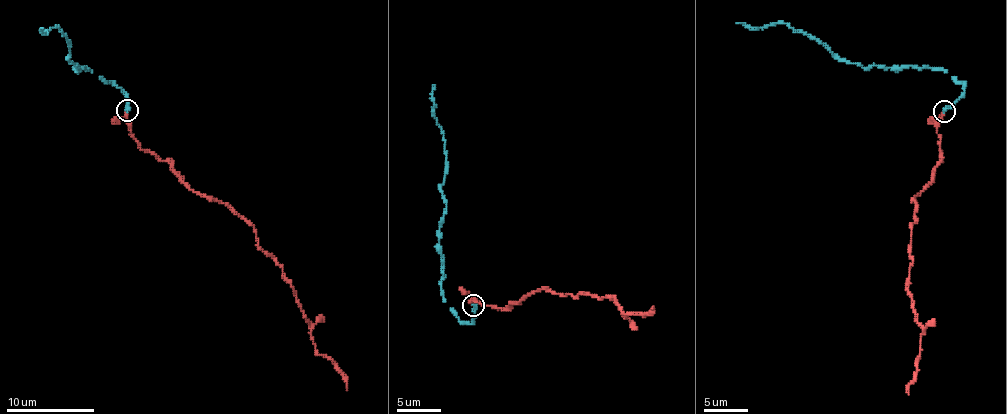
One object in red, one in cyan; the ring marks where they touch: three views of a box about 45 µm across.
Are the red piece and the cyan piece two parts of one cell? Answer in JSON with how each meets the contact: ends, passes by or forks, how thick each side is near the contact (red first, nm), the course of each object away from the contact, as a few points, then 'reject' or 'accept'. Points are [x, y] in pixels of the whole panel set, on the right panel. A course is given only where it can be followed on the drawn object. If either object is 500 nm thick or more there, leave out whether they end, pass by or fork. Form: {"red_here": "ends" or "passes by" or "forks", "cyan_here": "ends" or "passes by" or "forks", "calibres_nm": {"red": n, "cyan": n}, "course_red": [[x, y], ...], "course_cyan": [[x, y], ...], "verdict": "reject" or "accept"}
{"red_here": "passes by", "cyan_here": "ends", "calibres_nm": {"red": 170, "cyan": 320}, "course_red": [[944, 110], [936, 132], [940, 162], [933, 180], [915, 195], [908, 287], [922, 334], [908, 394]], "course_cyan": [[944, 110], [964, 90], [964, 86], [943, 70], [847, 63], [815, 39], [785, 23], [767, 27], [736, 23]], "verdict": "accept"}

